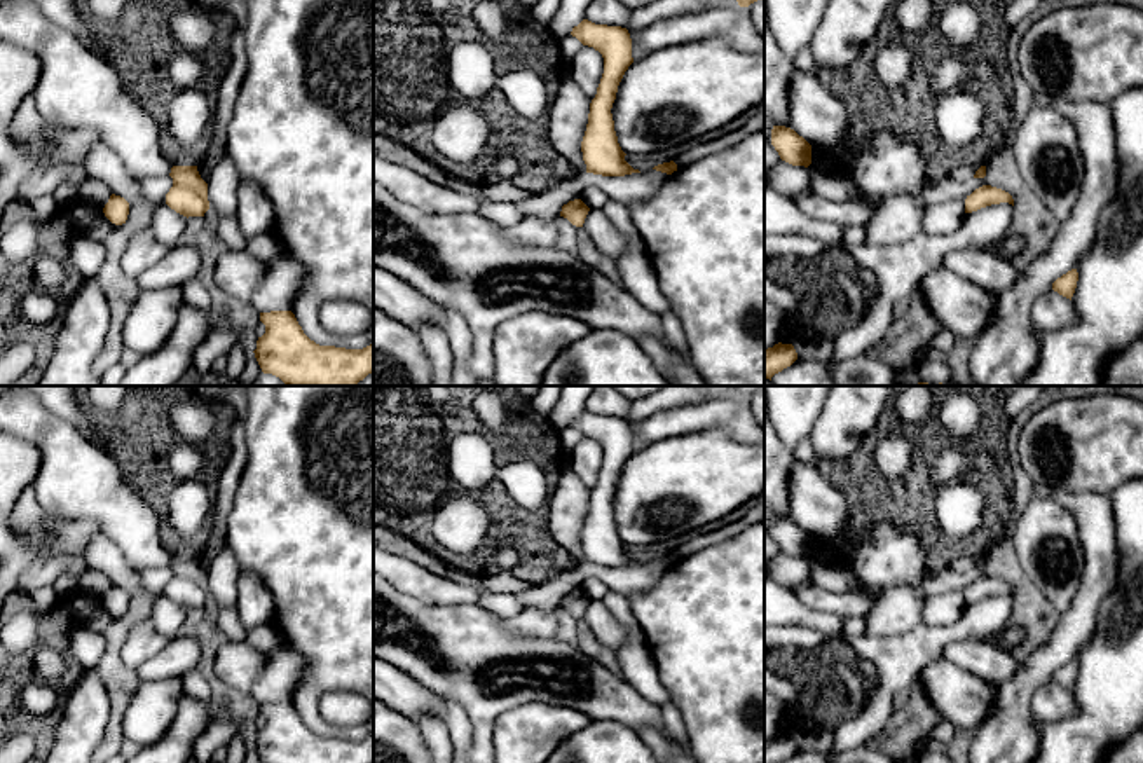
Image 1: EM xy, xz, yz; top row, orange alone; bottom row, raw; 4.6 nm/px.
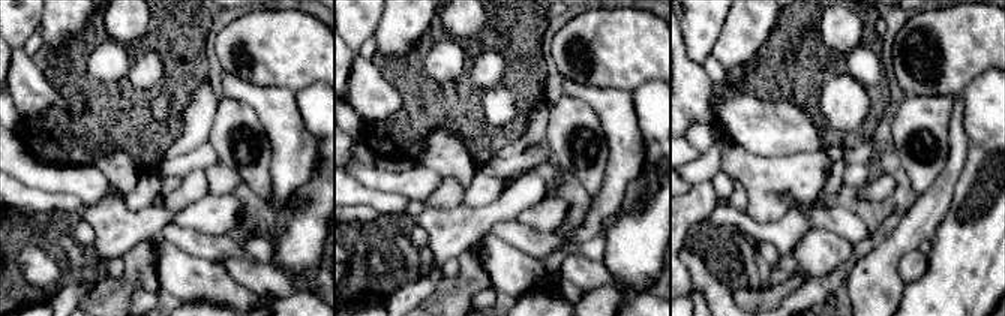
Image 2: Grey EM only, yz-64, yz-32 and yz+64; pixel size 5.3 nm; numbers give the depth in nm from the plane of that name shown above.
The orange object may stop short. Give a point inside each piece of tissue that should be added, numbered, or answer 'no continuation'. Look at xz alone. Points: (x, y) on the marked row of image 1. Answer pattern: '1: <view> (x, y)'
no continuation

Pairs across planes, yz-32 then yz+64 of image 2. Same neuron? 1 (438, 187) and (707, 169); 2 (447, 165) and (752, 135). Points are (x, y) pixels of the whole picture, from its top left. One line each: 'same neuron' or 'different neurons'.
1: different neurons
2: same neuron

